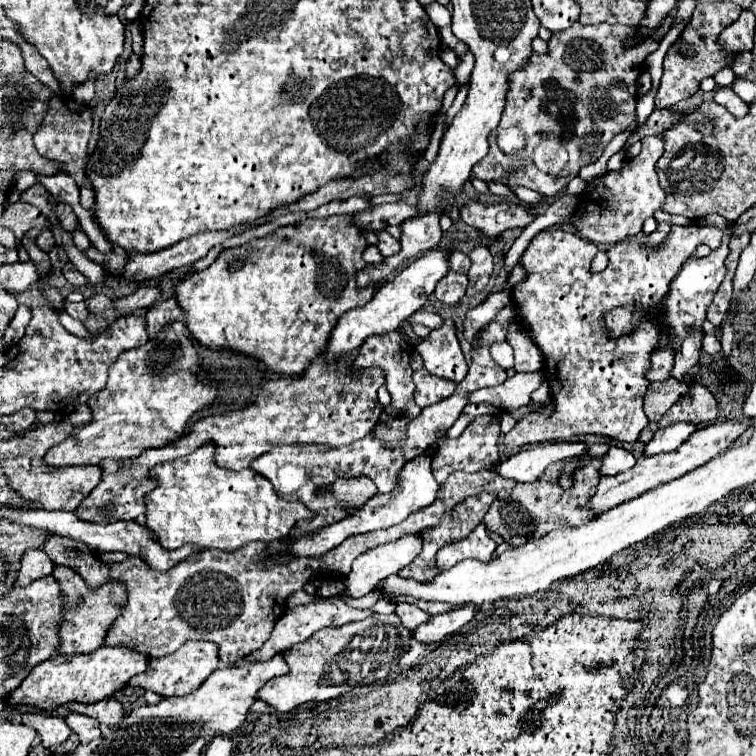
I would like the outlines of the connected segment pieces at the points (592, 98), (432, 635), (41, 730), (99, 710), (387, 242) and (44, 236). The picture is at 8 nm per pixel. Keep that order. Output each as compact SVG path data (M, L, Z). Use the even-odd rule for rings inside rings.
M576 22L568 30L552 34L546 54L532 54L532 62L526 68L512 74L508 100L516 100L516 110L522 116L522 132L528 132L528 146L522 154L530 156L530 148L534 148L534 142L540 142L544 138L560 140L560 144L570 154L566 168L558 174L560 178L544 178L546 174L542 174L542 170L538 170L532 160L504 160L500 152L494 152L492 158L486 156L482 162L478 162L474 166L474 176L484 182L500 182L506 186L524 186L524 188L536 190L544 196L554 196L574 176L578 176L578 170L582 166L596 162L602 156L608 142L616 134L626 132L628 126L634 122L634 118L636 118L636 114L634 114L634 110L636 110L636 80L642 74L646 56L652 54L660 44L656 38L646 36L638 44L626 46L626 42L634 34L638 34L636 26L608 24L608 22L596 24L596 26L580 26Z
M472 602L460 606L460 608L452 608L448 612L430 616L428 622L420 624L414 630L414 638L418 642L430 644L430 642L442 642L446 636L454 634L456 630L460 630L464 624L468 624L476 614L476 606Z
M26 712L22 716L22 722L30 724L40 734L42 744L46 748L62 744L70 736L70 732L72 732L64 718L50 716L50 714L44 714L44 712Z
M108 698L108 700L100 700L96 704L82 704L82 702L74 702L70 706L72 712L80 712L80 714L86 714L86 716L92 716L96 718L100 724L106 724L106 726L114 726L118 724L122 718L124 718L124 708L122 704L116 700L116 698Z
M378 230L376 232L376 238L378 238L378 250L382 256L388 256L388 254L396 254L396 250L400 250L400 244L396 238L392 238L386 230Z
M44 228L44 230L42 230L40 235L36 238L36 243L38 247L46 253L50 252L50 250L54 248L54 236L52 236L52 232Z

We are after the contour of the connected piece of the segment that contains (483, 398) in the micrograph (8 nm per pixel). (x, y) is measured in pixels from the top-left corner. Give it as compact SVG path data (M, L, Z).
M540 372L532 374L514 374L512 378L506 378L506 382L492 386L492 388L480 388L474 390L470 402L486 402L496 406L498 410L516 410L524 408L530 402L530 394L544 382Z

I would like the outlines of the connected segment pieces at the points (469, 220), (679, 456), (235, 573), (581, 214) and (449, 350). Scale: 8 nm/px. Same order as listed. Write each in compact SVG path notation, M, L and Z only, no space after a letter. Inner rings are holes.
M468 202L460 216L466 224L480 230L484 236L500 236L508 228L524 228L534 216L516 202Z
M746 418L744 422L712 422L712 424L706 424L702 428L698 428L680 448L676 448L674 452L668 452L668 454L656 454L656 456L646 456L642 454L636 462L634 468L622 472L622 478L614 478L614 476L604 476L600 480L600 486L592 498L592 508L596 512L604 512L604 510L610 510L612 506L618 506L626 500L632 500L660 484L666 484L670 480L676 480L680 476L684 476L686 472L710 462L714 456L726 452L734 440L738 440L748 428L752 426L752 418Z
M484 470L484 472L476 472L474 474L465 473L462 471L456 471L450 474L447 480L440 485L440 492L436 502L432 506L426 506L424 510L420 510L420 518L406 518L404 522L388 528L388 530L374 530L374 532L368 532L368 534L356 534L356 536L350 536L346 538L342 544L338 544L336 548L328 550L326 554L318 556L318 558L304 558L304 556L294 556L288 558L284 564L278 562L278 556L284 558L284 550L288 548L288 542L290 540L284 540L278 544L276 548L276 542L270 542L264 550L262 550L262 542L252 542L236 552L230 552L230 554L224 554L224 556L208 556L208 550L202 550L202 552L194 552L192 556L188 556L186 560L182 560L178 564L178 572L176 572L176 566L172 566L170 570L166 572L160 572L156 568L150 568L148 562L144 562L142 558L138 556L130 556L128 560L124 562L114 562L110 566L106 566L104 562L100 562L94 554L92 554L92 548L84 546L82 542L72 542L70 538L64 538L64 536L50 536L44 544L44 550L46 554L50 556L50 560L54 564L62 564L62 566L72 566L76 570L80 570L82 578L86 582L90 582L90 586L98 586L102 582L110 578L116 578L120 582L124 582L128 586L128 602L124 606L124 612L122 616L116 620L116 624L112 626L112 632L108 632L108 638L104 644L130 644L130 646L136 646L140 652L148 654L148 656L154 656L154 658L160 658L164 654L172 654L174 650L178 650L184 642L188 640L210 640L210 642L216 642L220 646L220 660L222 664L236 664L240 660L244 660L248 654L252 654L254 650L258 650L268 638L270 638L270 632L276 624L276 620L284 614L284 602L286 598L296 592L296 590L302 590L314 576L322 576L322 578L346 578L350 574L350 568L352 568L352 562L366 550L370 548L376 548L380 544L386 544L390 540L396 540L404 534L420 534L422 530L430 528L430 526L438 526L442 516L446 512L450 512L456 504L464 502L464 498L470 498L483 491L488 492L500 492L500 490L512 490L516 486L516 480L508 480L508 478L502 478L498 476L496 472L492 470Z
M644 136L642 138L642 152L636 158L624 160L622 168L618 172L606 172L600 178L596 178L594 190L584 190L574 218L572 226L576 232L592 242L598 244L616 244L622 242L628 236L634 236L642 230L642 224L646 218L654 216L656 210L662 208L666 202L666 194L660 188L658 176L656 176L656 160L664 152L664 136Z
M444 320L440 328L434 328L428 334L428 338L420 340L416 344L416 352L430 374L460 382L468 372L452 320Z

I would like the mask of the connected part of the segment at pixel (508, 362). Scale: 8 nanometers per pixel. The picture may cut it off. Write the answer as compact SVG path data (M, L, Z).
M494 342L494 344L490 346L490 356L492 356L504 370L512 368L512 364L514 364L512 346L510 346L508 342Z

